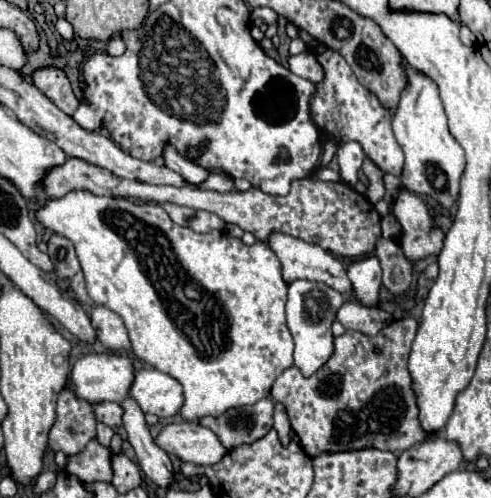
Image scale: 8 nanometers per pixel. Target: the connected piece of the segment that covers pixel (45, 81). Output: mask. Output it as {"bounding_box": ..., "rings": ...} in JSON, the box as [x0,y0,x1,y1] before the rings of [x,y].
{"bounding_box":[33,66,79,114],"rings":[[[47,66],[33,72],[33,84],[65,114],[73,114],[79,106],[79,100],[71,88],[67,74],[61,68]]]}

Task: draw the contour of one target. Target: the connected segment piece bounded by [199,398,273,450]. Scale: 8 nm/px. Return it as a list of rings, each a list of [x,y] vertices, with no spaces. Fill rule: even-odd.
[[[263,398],[251,406],[231,408],[221,416],[203,416],[201,426],[211,428],[227,450],[261,440],[273,428],[273,400]]]

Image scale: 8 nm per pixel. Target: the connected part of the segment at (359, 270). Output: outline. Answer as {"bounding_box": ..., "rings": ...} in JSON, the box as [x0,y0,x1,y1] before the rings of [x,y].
{"bounding_box":[347,256,381,306],"rings":[[[365,256],[355,260],[347,268],[347,276],[353,284],[353,294],[365,306],[375,306],[379,300],[381,286],[381,264],[377,256]]]}

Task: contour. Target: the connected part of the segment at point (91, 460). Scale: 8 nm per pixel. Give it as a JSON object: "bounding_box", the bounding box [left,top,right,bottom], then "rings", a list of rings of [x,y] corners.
{"bounding_box":[67,440,113,482],"rings":[[[95,440],[87,444],[87,448],[79,454],[67,458],[67,474],[81,478],[83,482],[111,482],[113,450],[109,446],[101,446]]]}

